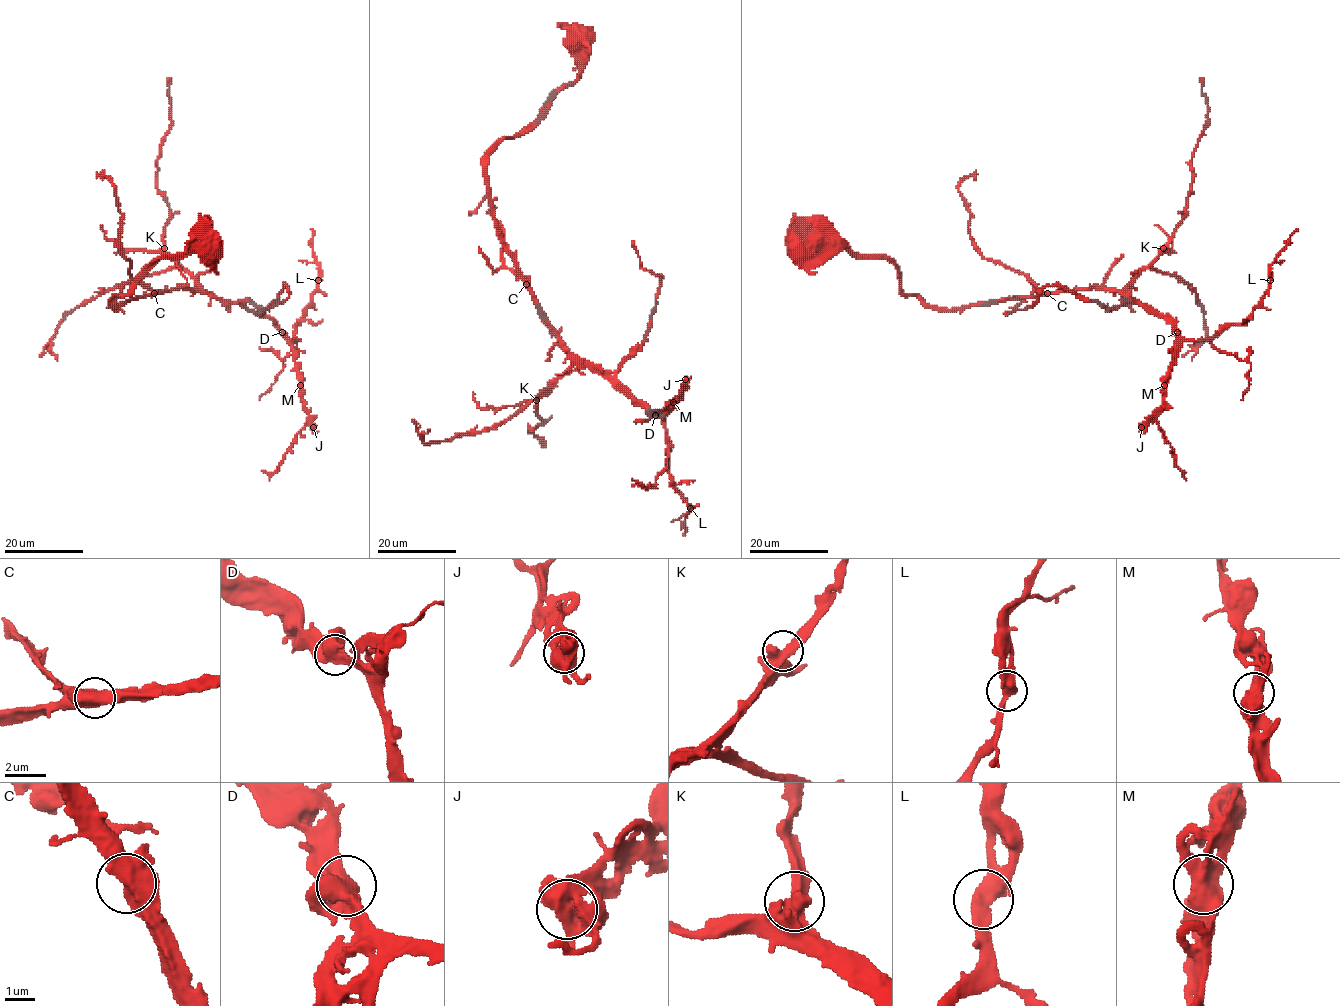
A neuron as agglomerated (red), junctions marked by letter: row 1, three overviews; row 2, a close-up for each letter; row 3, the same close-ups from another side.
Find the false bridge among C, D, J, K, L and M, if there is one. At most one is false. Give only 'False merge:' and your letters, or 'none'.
False merge: none

